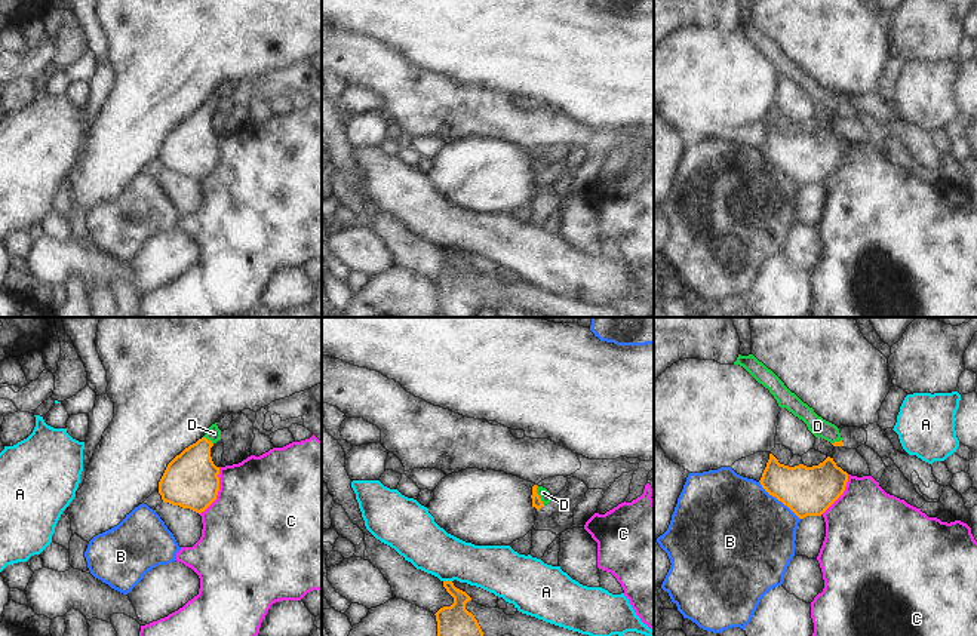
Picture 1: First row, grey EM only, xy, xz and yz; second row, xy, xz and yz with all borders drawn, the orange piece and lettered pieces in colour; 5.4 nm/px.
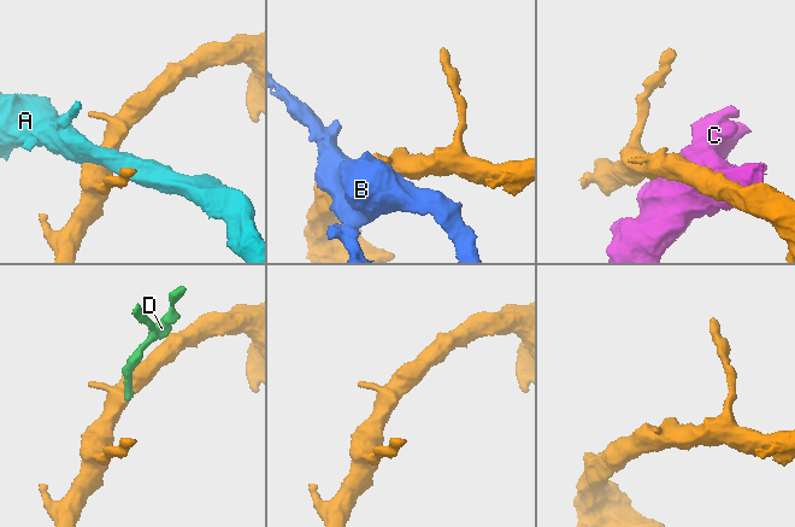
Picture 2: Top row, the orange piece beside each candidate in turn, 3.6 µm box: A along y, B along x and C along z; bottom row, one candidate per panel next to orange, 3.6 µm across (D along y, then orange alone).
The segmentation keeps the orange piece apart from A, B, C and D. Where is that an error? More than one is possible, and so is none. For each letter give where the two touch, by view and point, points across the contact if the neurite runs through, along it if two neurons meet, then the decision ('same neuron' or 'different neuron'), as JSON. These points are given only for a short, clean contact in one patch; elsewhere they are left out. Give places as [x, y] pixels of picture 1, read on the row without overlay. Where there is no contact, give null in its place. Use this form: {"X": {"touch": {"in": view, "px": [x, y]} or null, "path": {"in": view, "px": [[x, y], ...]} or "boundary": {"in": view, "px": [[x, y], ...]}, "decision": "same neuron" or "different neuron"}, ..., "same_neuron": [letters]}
{"A": {"touch": {"in": "xz", "px": [448, 249]}, "boundary": {"in": "xz", "px": [[444, 248], [451, 249]]}, "decision": "different neuron"}, "B": {"touch": {"in": "yz", "px": [779, 168]}, "decision": "different neuron"}, "C": {"touch": {"in": "xy", "px": [218, 157]}, "decision": "different neuron"}, "D": {"touch": {"in": "xz", "px": [538, 163]}, "path": {"in": "xz", "px": [[537, 171], [538, 163], [543, 160]]}, "decision": "same neuron"}, "same_neuron": ["D"]}

